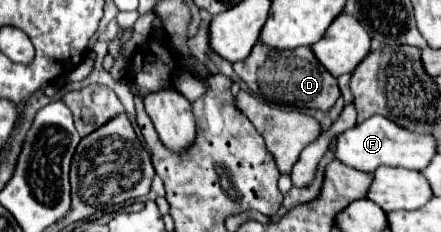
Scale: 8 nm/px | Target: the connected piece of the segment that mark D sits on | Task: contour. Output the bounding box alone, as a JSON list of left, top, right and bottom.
[233,43,341,111]

